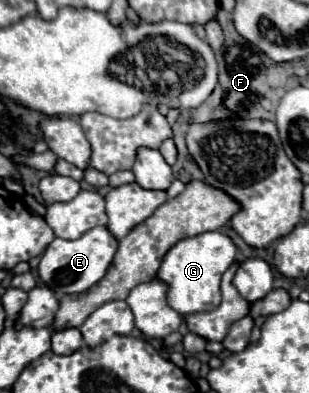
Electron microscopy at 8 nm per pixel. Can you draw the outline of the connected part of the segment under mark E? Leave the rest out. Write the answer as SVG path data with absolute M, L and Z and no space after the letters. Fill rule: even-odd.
M93 227L75 241L53 239L51 245L47 245L47 249L39 261L39 277L59 297L63 293L83 293L105 277L115 253L117 253L117 247L119 247L119 241L109 233L107 227Z

